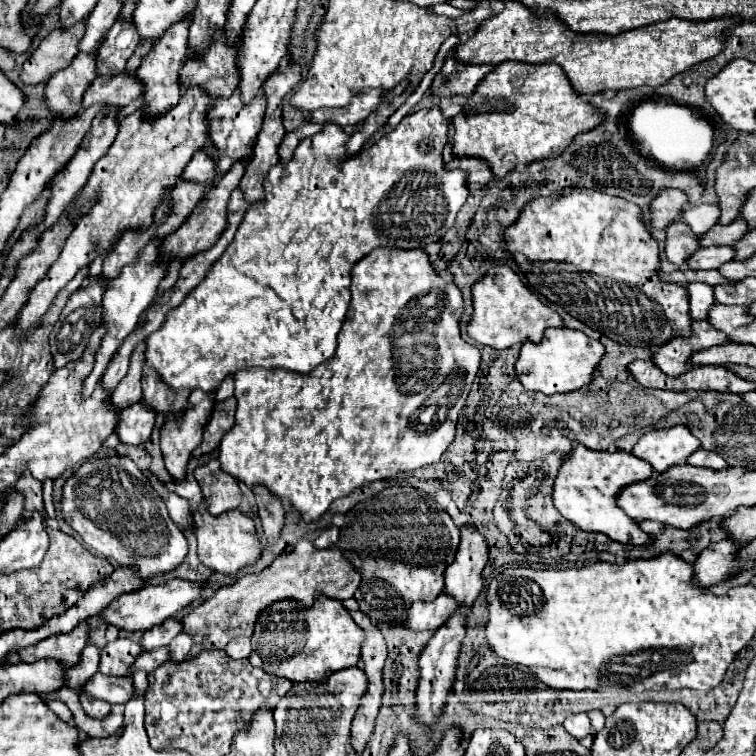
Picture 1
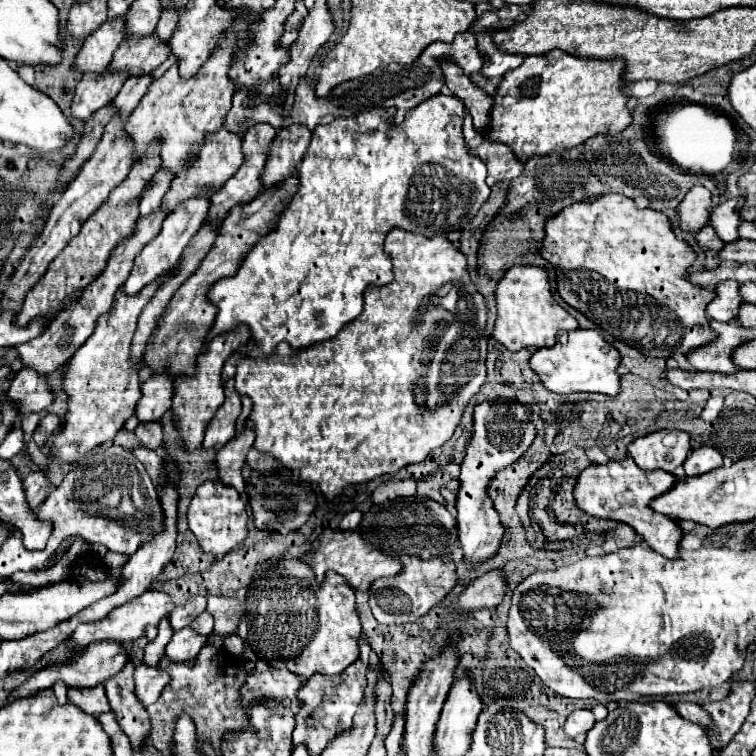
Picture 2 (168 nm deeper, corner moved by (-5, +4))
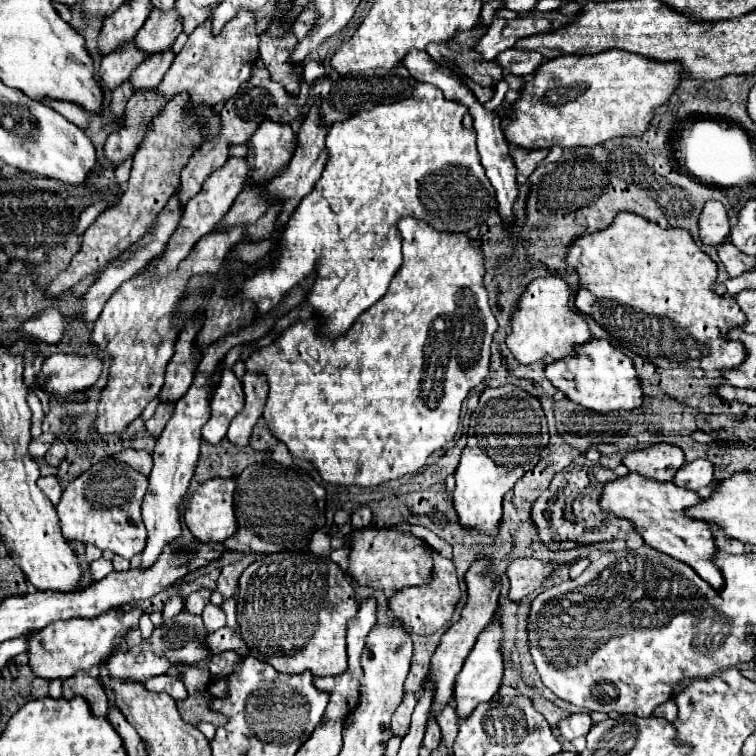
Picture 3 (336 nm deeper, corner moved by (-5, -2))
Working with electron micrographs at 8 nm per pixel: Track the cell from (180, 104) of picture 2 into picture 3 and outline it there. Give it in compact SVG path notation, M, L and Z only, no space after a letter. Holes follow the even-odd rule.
M238 12L218 36L212 36L210 20L198 26L184 44L182 52L174 58L170 70L158 86L158 92L166 98L172 98L180 92L188 92L192 96L192 104L204 102L208 106L216 106L218 102L226 102L238 92L238 86L250 78L250 56L258 56L258 32L256 32L256 14L254 12Z

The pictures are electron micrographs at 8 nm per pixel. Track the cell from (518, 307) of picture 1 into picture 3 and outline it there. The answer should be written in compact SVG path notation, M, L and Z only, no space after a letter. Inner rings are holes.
M558 276L536 278L530 282L512 316L512 332L506 338L506 346L520 364L532 364L538 360L554 362L566 356L576 356L576 346L592 340L584 316L570 306L570 294L572 288Z

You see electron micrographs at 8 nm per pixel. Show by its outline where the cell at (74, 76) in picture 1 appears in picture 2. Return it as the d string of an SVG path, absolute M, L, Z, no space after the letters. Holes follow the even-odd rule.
M124 18L106 20L94 34L90 34L84 40L76 56L74 68L82 74L86 72L102 74L102 70L106 70L114 50L120 46L122 40L124 40Z

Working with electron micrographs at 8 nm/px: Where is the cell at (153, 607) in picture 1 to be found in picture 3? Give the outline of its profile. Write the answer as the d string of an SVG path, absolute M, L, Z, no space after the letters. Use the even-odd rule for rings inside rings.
M108 610L106 614L94 618L94 620L84 620L84 618L74 618L74 620L60 620L54 624L48 624L42 628L42 632L34 632L34 636L28 642L28 658L30 658L30 668L34 674L48 678L48 680L66 680L78 670L92 672L96 674L100 662L110 656L114 648L114 638L120 632L128 632L134 624L138 624L142 616L142 610L130 610L122 618L116 616L116 610Z

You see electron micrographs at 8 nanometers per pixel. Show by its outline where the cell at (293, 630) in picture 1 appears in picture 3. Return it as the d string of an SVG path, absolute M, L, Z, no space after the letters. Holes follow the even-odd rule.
M306 550L260 556L242 572L238 582L238 626L242 640L254 658L272 664L278 672L302 674L310 670L314 676L346 672L346 622L356 612L358 602L344 570L330 558Z

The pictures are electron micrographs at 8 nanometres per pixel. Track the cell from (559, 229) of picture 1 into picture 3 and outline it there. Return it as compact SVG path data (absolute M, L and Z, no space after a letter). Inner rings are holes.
M620 212L612 226L606 228L604 232L594 232L594 234L586 234L582 238L578 238L572 246L570 246L570 252L568 252L568 264L576 268L576 272L580 274L580 290L576 294L576 308L582 312L582 314L588 314L592 316L608 334L612 340L620 342L626 350L646 358L650 364L654 366L662 366L662 368L702 368L702 370L718 370L718 372L724 372L726 368L736 368L744 358L746 358L746 350L742 348L740 342L732 342L726 338L728 330L732 328L738 328L742 324L746 324L746 316L744 312L740 310L740 306L736 304L734 298L728 298L728 296L718 296L712 286L718 278L718 266L716 262L704 254L700 250L700 246L694 242L692 234L688 230L682 230L682 228L670 228L670 230L662 230L658 224L646 220L646 218L640 218L636 214L630 214L630 212Z

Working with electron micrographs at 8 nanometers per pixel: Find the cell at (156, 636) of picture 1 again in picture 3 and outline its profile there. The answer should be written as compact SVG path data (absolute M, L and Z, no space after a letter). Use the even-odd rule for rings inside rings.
M206 590L194 592L192 596L186 598L186 610L192 612L192 614L200 614L202 608L210 602L210 594L212 594L212 592L206 592Z

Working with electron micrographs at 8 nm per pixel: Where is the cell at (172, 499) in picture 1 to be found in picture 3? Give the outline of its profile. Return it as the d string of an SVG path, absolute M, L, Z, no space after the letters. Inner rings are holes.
M122 450L122 452L116 452L114 458L122 460L124 464L130 464L130 468L142 474L150 474L152 470L152 456L146 450Z

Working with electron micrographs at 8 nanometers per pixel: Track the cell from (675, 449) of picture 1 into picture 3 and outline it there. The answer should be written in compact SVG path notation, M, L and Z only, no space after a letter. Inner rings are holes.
M654 444L646 450L630 452L622 458L622 464L630 472L638 472L642 476L670 482L676 470L684 464L684 454L680 448L670 444Z

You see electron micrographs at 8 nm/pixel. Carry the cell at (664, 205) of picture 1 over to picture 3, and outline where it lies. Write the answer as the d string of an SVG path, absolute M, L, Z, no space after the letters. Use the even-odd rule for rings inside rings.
M706 202L706 208L700 214L700 238L704 244L718 246L730 236L730 220L722 202Z

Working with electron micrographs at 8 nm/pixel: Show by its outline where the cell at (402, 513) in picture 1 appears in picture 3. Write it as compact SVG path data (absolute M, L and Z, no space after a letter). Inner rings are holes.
M428 545L433 556L433 577L430 584L426 586L416 586L416 588L402 588L398 590L390 600L388 600L388 614L392 614L398 622L402 620L402 624L420 636L430 636L436 630L440 630L444 624L448 624L452 620L454 608L462 596L460 586L458 586L458 578L456 578L456 568L450 560L442 558L438 552Z

